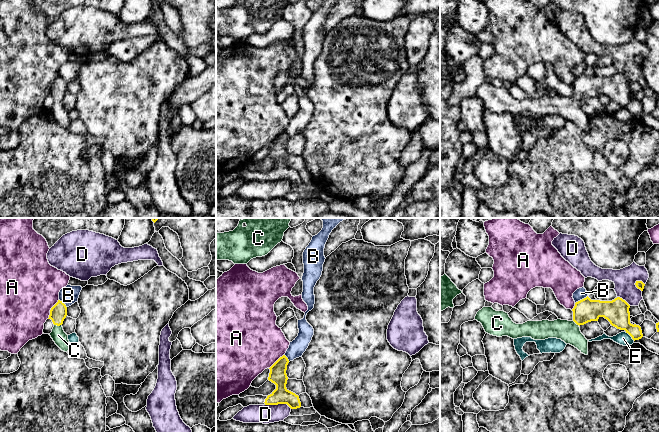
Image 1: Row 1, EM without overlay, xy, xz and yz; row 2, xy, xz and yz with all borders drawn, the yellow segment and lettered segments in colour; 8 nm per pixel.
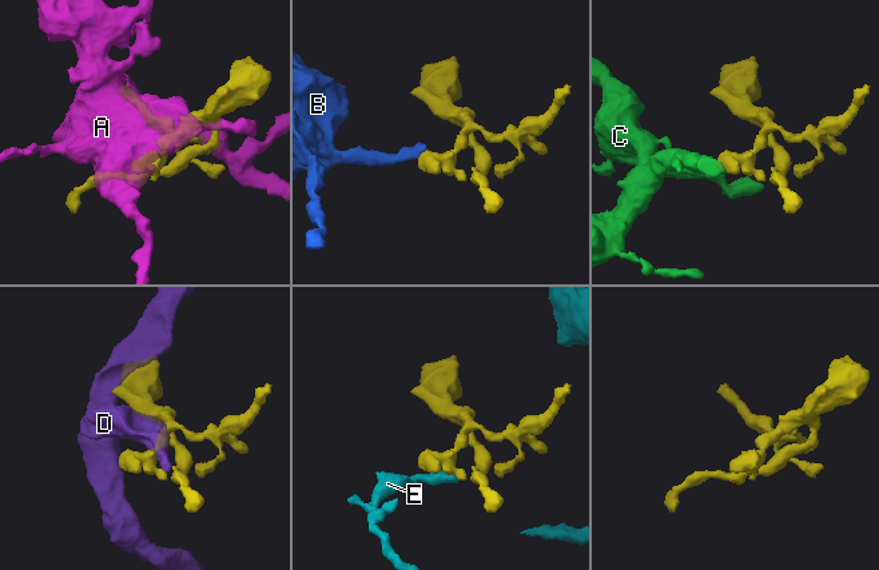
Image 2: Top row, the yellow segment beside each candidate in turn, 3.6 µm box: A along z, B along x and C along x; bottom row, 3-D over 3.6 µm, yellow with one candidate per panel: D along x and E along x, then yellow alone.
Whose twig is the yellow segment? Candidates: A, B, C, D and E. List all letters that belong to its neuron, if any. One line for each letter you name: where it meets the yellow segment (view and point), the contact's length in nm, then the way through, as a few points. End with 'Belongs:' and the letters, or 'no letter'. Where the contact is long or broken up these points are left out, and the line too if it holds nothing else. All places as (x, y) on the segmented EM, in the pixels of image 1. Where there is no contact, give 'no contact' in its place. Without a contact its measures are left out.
C: meets yellow in xy at (58, 325); contact 60 nm long; runs through xy (58, 312), (58, 325), (58, 335)
Belongs: C

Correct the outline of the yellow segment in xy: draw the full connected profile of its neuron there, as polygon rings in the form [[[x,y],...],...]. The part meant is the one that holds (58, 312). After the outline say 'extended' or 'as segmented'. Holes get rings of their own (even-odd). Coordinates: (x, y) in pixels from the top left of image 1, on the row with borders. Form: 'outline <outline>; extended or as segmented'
outline [[[58,300],[58,302],[51,308],[48,319],[51,319],[54,327],[49,334],[55,344],[64,352],[68,352],[71,344],[68,340],[68,335],[64,332],[62,324],[67,316],[66,305]]]; extended

